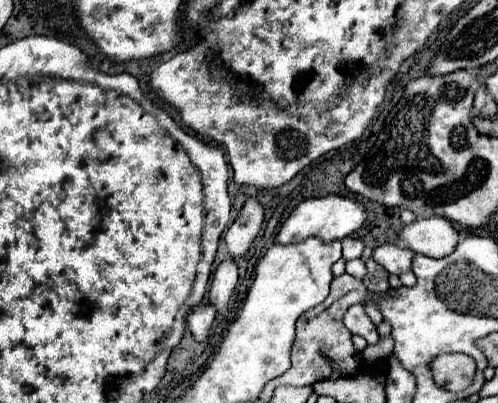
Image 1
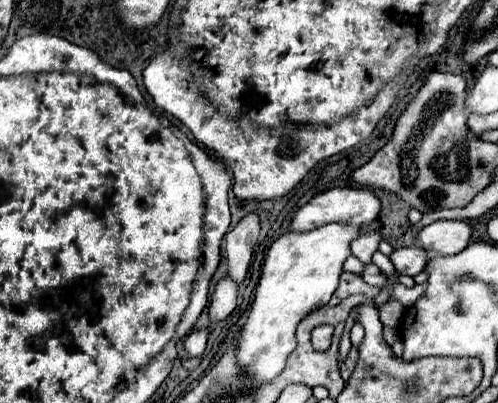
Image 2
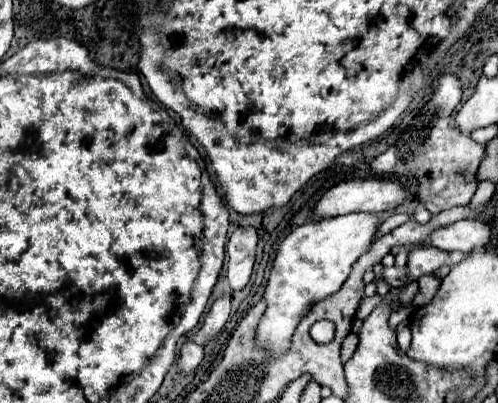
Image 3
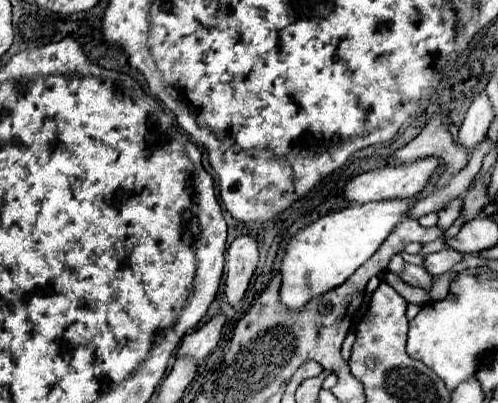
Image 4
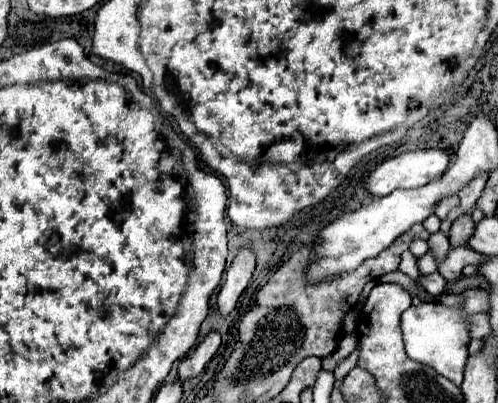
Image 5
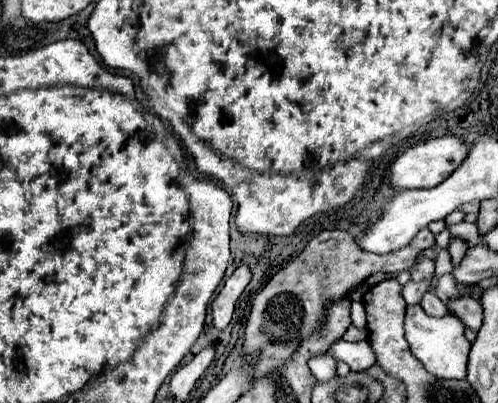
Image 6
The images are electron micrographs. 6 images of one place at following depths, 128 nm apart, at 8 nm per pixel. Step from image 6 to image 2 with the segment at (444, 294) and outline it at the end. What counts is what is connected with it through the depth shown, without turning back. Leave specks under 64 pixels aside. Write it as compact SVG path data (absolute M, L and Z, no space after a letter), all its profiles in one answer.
M366 264L360 276L362 276L364 282L368 282L372 286L384 286L386 284L386 276L374 264Z

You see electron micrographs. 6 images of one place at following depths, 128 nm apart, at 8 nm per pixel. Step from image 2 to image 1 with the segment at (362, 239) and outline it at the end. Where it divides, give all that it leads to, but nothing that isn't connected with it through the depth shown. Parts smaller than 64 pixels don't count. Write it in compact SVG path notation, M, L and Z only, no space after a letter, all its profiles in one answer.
M344 238L342 240L342 258L344 260L360 258L362 250L364 250L364 244L360 240L354 240L354 238Z

